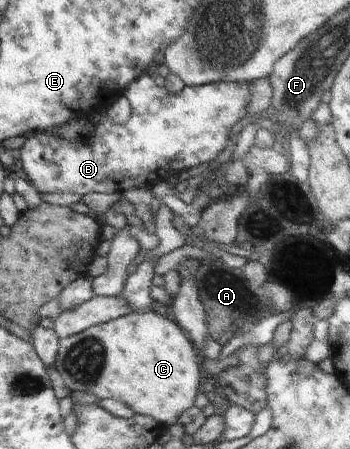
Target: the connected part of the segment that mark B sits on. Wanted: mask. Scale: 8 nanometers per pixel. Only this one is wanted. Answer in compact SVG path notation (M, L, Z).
M152 71L146 72L135 79L124 93L131 105L131 115L126 124L114 123L106 109L98 111L102 119L95 125L93 137L84 141L69 141L62 136L37 132L27 138L20 148L22 167L41 194L68 192L81 197L90 192L119 192L122 195L145 192L154 184L166 181L173 172L178 176L183 169L212 161L225 149L229 142L230 129L247 114L253 83L226 80L201 86L186 85L178 94L174 94L164 86L156 85Z

